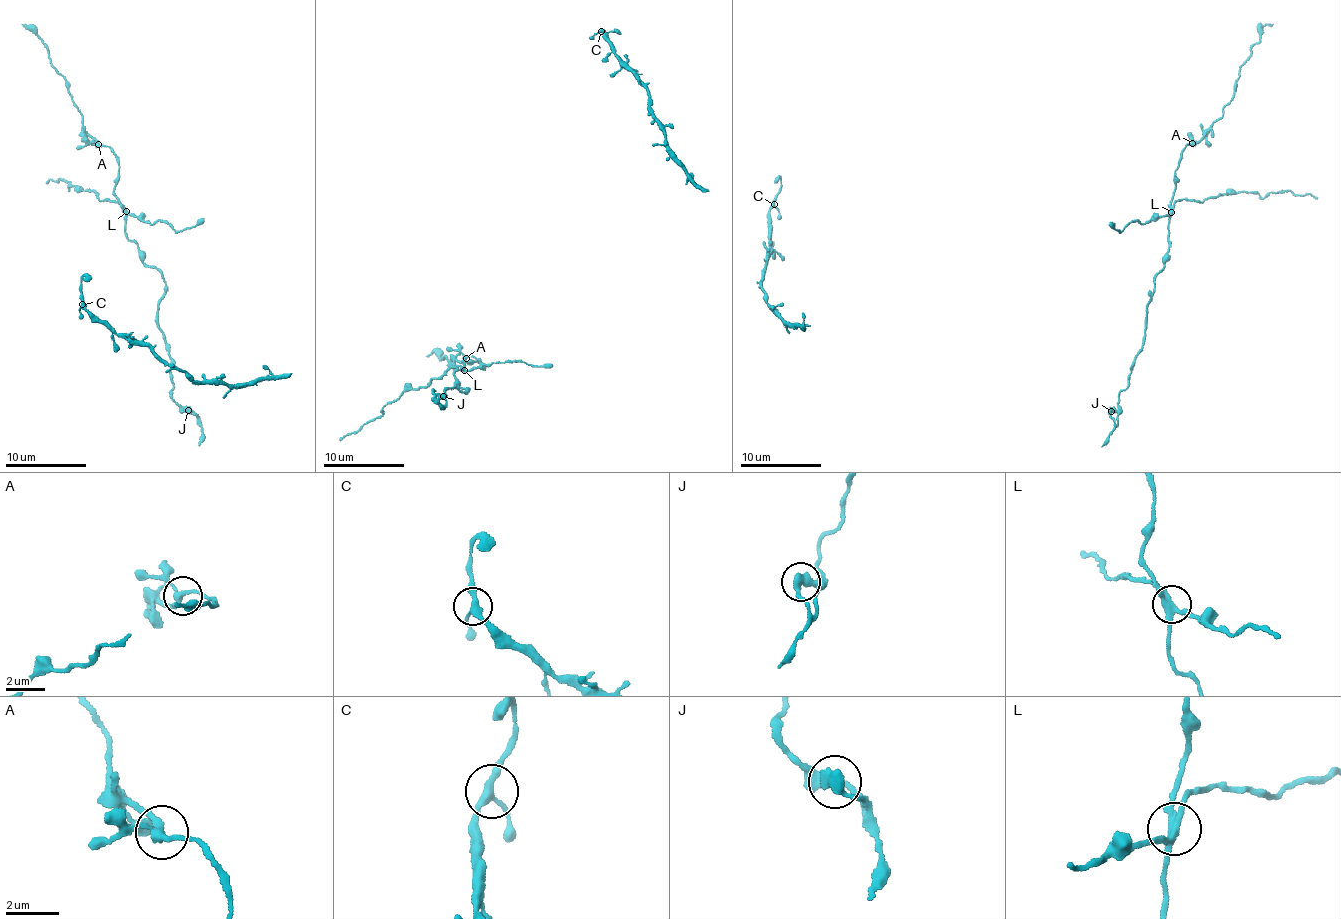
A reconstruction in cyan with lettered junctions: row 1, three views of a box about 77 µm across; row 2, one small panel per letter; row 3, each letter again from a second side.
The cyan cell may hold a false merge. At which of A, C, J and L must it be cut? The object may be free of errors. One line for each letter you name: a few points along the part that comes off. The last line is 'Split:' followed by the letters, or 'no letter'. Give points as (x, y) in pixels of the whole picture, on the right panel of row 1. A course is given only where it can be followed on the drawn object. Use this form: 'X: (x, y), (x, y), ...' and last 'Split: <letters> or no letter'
L: (1172, 212), (1182, 198), (1198, 203), (1231, 193), (1254, 192), (1263, 197), (1289, 191), (1317, 198)
Split: L

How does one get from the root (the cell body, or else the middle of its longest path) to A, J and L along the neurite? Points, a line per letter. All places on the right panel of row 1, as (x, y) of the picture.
A: (1109, 226), (1121, 232), (1138, 219), (1143, 224), (1169, 214), (1176, 169), (1186, 145), (1192, 143)
J: (1109, 226), (1121, 232), (1138, 219), (1169, 216), (1166, 258), (1146, 308), (1141, 351), (1110, 411)
L: (1109, 226), (1121, 232), (1138, 219), (1143, 224), (1172, 212)

